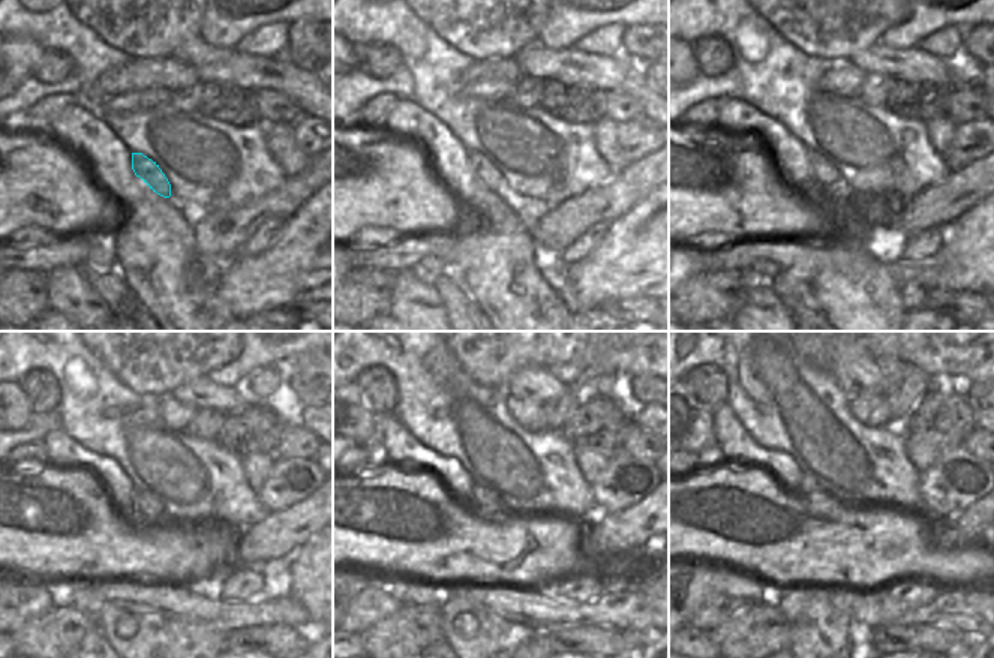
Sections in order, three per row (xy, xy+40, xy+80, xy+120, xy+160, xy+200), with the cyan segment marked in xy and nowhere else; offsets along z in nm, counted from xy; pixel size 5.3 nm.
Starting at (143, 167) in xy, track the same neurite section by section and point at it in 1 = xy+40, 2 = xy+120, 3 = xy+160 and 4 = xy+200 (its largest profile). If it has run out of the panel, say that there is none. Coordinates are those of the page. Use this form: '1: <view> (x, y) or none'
1: xy+40 (489, 176)
2: xy+120 (147, 505)
3: xy+160 (486, 502)
4: xy+200 (808, 484)

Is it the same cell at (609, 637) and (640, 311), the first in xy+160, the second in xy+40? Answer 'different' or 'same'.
same

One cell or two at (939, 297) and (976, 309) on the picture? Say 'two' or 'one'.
one

